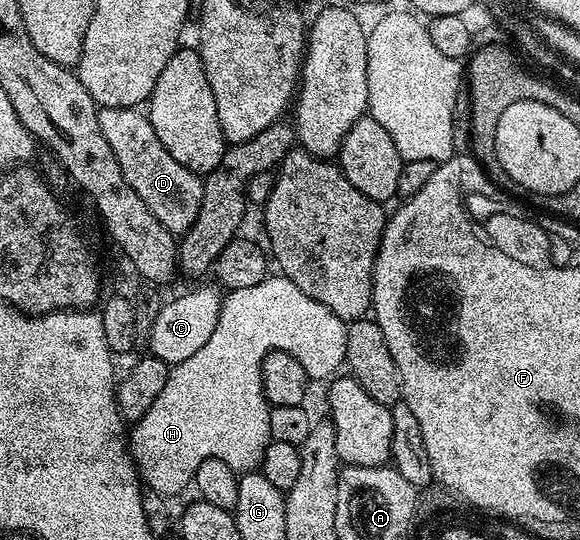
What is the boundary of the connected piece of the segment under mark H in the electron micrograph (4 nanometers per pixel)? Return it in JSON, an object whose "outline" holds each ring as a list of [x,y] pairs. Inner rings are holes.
{"outline":[[[281,273],[267,274],[266,279],[260,281],[260,285],[248,285],[248,289],[226,291],[222,295],[222,318],[219,319],[212,337],[208,337],[204,349],[199,349],[197,353],[192,353],[192,357],[188,357],[188,361],[180,361],[170,367],[170,376],[168,381],[164,381],[164,389],[160,392],[160,397],[156,397],[156,401],[152,401],[152,405],[148,408],[148,413],[144,413],[144,417],[140,417],[138,422],[129,428],[130,456],[134,458],[134,465],[138,469],[141,482],[149,490],[160,493],[163,497],[171,497],[170,495],[178,495],[185,487],[189,488],[193,484],[196,469],[200,469],[200,461],[219,459],[224,461],[224,465],[231,467],[235,473],[255,470],[261,464],[266,447],[272,441],[270,430],[268,429],[271,405],[267,402],[265,389],[262,387],[262,363],[266,355],[272,351],[286,351],[304,367],[310,377],[329,380],[339,370],[337,367],[341,368],[345,364],[347,326],[347,320],[336,317],[336,313],[332,313],[332,309],[328,309],[320,301],[312,301],[312,297],[308,297],[308,293],[296,289],[296,285],[292,285],[292,281],[288,281],[285,275]]]}

